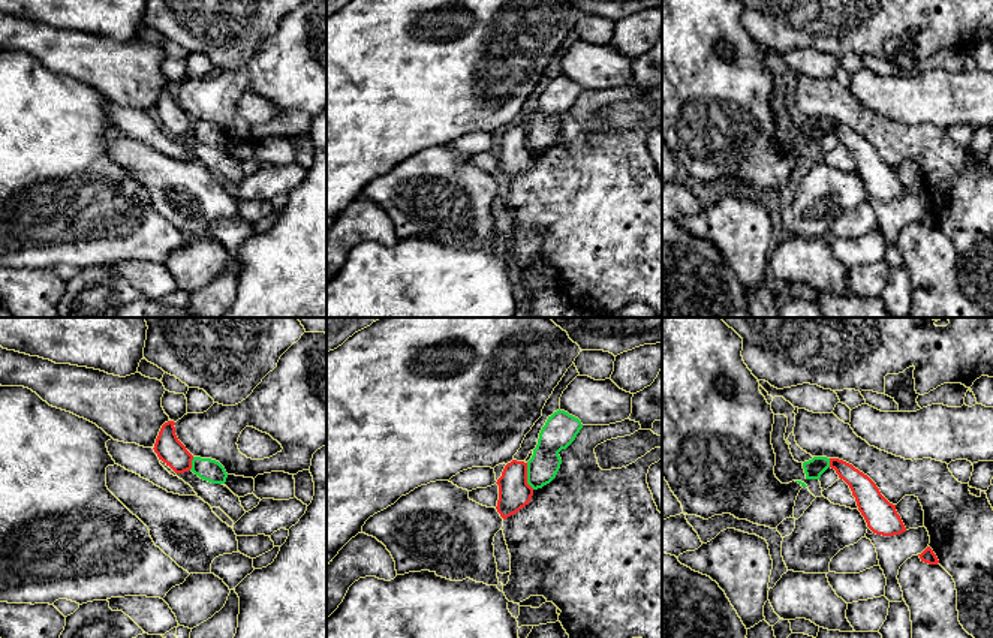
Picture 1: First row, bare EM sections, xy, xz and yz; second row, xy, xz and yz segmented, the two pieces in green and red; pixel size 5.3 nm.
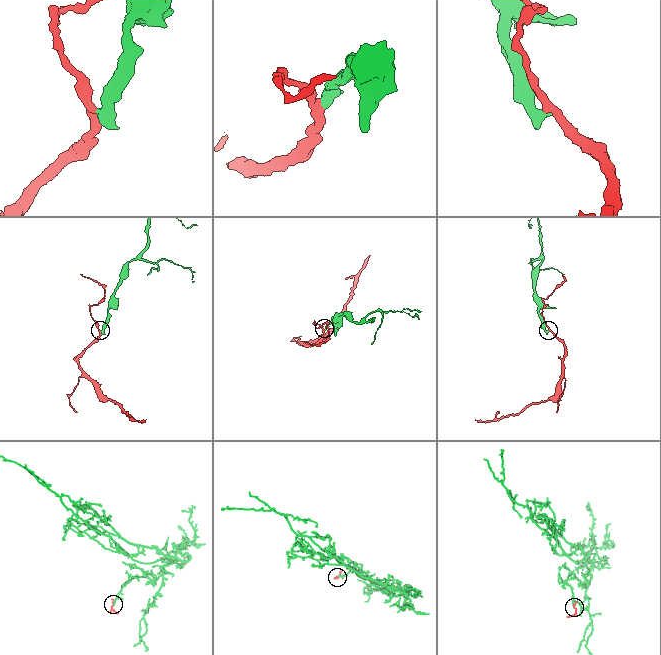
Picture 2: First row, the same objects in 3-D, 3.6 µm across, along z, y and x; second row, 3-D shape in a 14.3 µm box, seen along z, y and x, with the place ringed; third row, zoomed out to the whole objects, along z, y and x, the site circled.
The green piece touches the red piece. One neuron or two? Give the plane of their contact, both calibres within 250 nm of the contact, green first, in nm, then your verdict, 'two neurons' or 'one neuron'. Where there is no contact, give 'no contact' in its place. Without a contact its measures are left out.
xz | 160/180 nm | two neurons

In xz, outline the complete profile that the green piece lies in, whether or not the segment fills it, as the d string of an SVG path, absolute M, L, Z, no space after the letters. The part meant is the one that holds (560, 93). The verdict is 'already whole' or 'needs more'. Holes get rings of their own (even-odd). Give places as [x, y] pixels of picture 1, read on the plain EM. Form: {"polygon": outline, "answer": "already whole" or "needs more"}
{"polygon": "M559 73L548 81L527 126L527 148L533 154L542 153L556 142L562 129L559 117L575 105L581 93L581 85L565 75Z", "answer": "already whole"}

